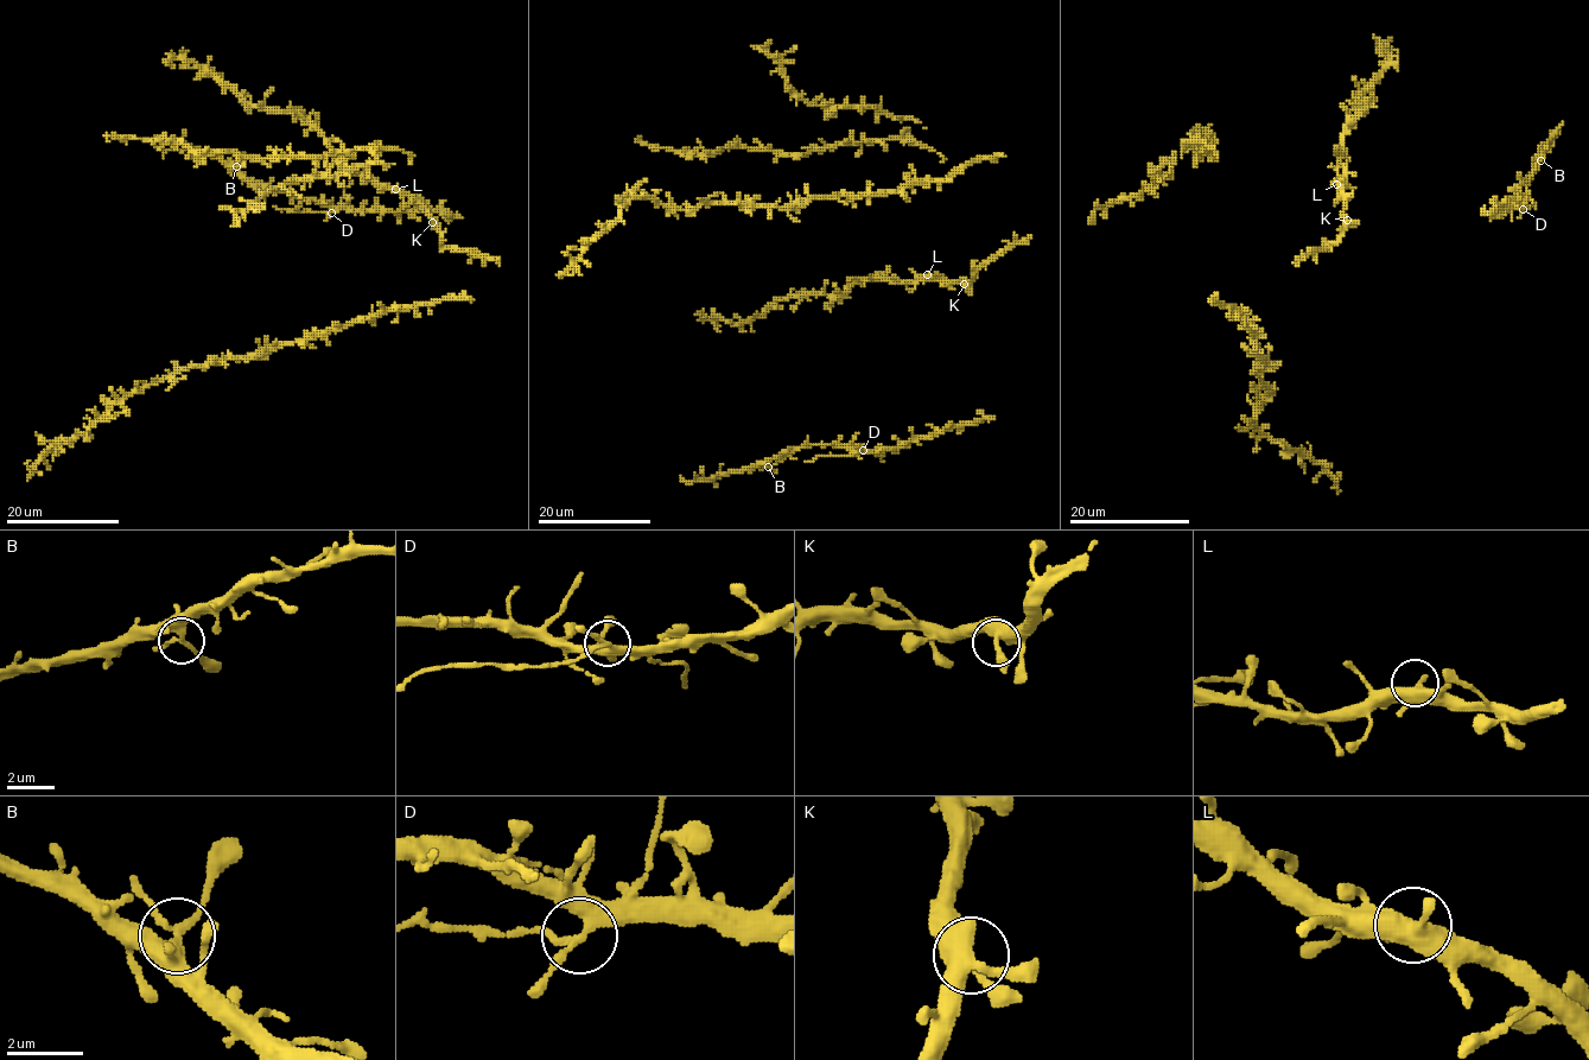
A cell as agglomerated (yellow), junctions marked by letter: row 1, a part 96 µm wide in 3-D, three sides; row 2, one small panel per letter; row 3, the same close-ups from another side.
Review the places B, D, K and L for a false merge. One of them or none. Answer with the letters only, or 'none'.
D

